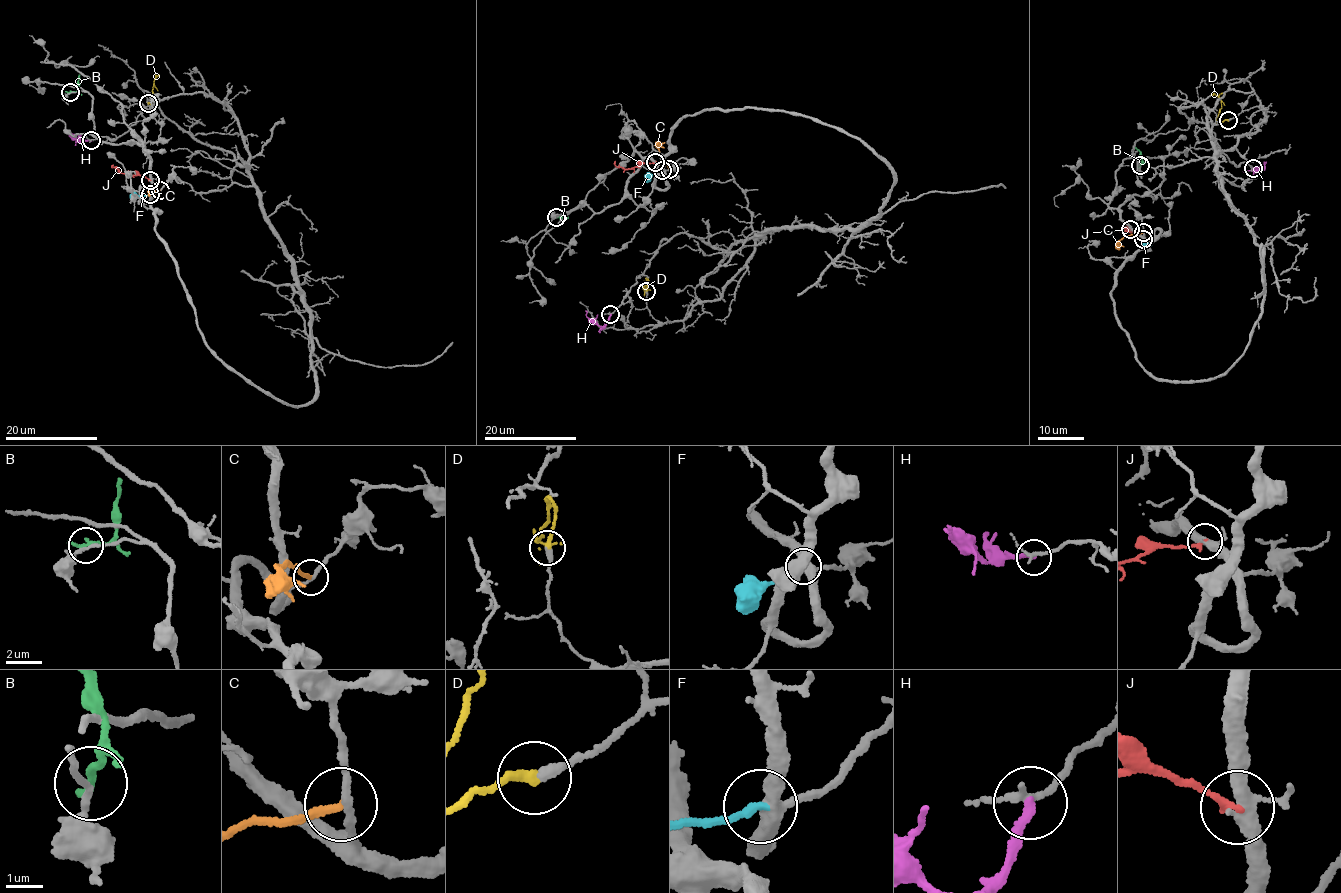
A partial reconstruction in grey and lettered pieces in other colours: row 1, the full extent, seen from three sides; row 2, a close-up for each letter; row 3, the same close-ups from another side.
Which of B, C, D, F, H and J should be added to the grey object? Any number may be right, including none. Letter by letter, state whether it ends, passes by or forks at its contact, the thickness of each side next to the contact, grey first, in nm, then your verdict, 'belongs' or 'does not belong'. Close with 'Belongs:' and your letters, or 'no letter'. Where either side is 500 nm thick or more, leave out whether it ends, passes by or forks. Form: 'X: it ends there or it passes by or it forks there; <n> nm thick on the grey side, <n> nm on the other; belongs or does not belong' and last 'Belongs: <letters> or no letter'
B: it ends there; 170 nm thick on the grey side, 260 nm on the other; does not belong
C: it ends there; 190 nm thick on the grey side, 200 nm on the other; does not belong
D: it ends there; 280 nm thick on the grey side, 280 nm on the other; belongs
F: it ends there; 400 nm thick on the grey side, 220 nm on the other; does not belong
H: it ends there; 180 nm thick on the grey side, 240 nm on the other; does not belong
J: it ends there; 340 nm thick on the grey side, 190 nm on the other; does not belong
Belongs: D

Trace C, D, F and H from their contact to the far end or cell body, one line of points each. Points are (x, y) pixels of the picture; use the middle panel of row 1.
C: (670, 169), (657, 146), (664, 147)
D: (646, 290), (647, 277), (643, 289), (644, 280)
F: (662, 169), (645, 181)
H: (610, 314), (609, 321), (599, 327), (587, 317), (585, 311)

